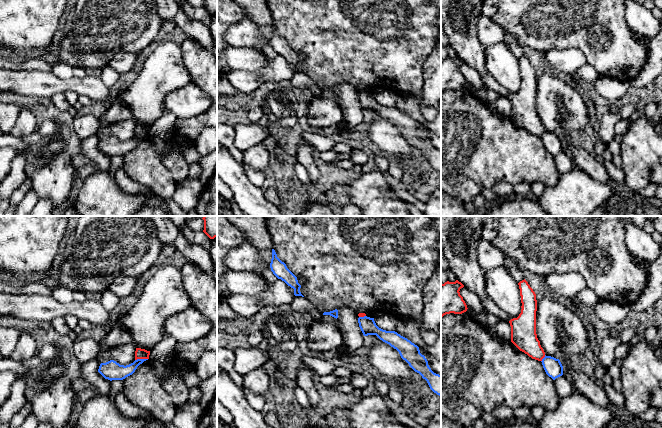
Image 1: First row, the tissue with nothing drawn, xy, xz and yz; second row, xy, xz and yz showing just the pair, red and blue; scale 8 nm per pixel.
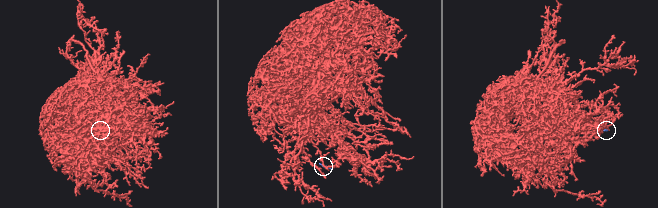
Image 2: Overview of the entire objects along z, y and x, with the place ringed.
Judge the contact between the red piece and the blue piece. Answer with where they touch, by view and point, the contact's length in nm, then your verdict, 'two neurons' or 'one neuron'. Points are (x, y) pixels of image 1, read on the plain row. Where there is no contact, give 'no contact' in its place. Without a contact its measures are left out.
contact xy (141, 134); length 110 nm; two neurons

